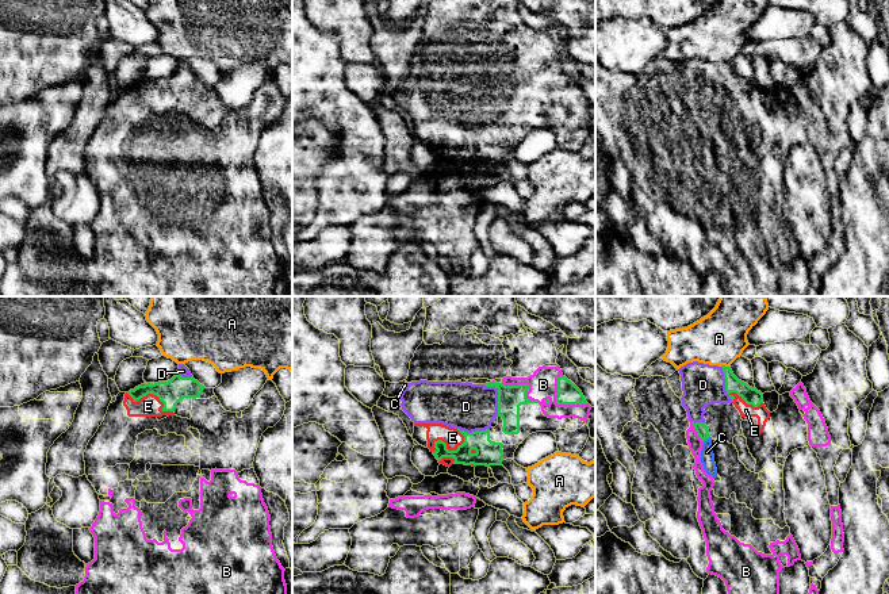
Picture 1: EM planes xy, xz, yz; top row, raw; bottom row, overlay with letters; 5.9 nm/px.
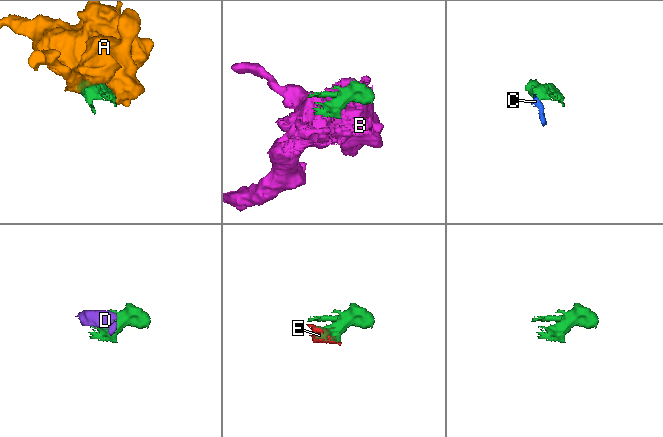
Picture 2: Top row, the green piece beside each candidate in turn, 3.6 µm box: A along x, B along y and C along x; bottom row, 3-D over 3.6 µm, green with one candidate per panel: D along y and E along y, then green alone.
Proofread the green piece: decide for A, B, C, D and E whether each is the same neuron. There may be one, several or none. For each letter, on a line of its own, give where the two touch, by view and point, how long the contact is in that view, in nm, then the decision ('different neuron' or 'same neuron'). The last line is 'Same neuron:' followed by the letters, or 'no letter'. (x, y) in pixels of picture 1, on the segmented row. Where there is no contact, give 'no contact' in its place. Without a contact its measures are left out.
A: meets green in yz at (724, 366); contact 60 nm long; different neuron
B: meets green in xz at (559, 403); contact 240 nm long; same neuron
C: meets green in yz at (707, 439); contact 50 nm long; same neuron
D: meets green in xz at (498, 397); contact 220 nm long; same neuron
E: meets green in xz at (445, 447); contact 220 nm long; same neuron
Same neuron: B, C, D, E

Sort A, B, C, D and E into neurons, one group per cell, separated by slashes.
A / B C D E

